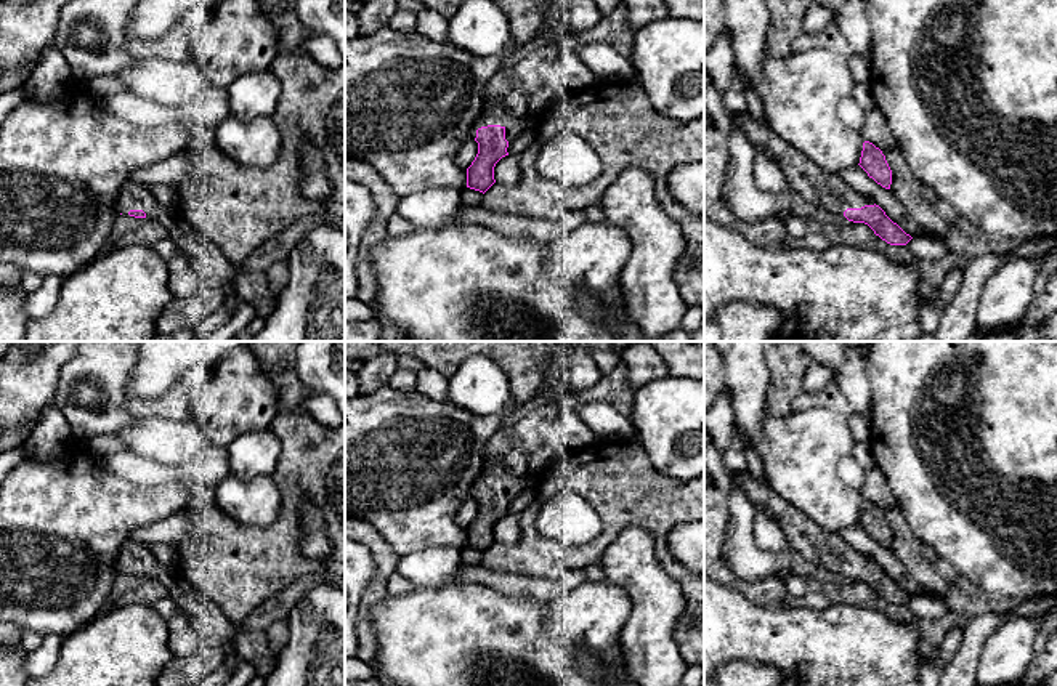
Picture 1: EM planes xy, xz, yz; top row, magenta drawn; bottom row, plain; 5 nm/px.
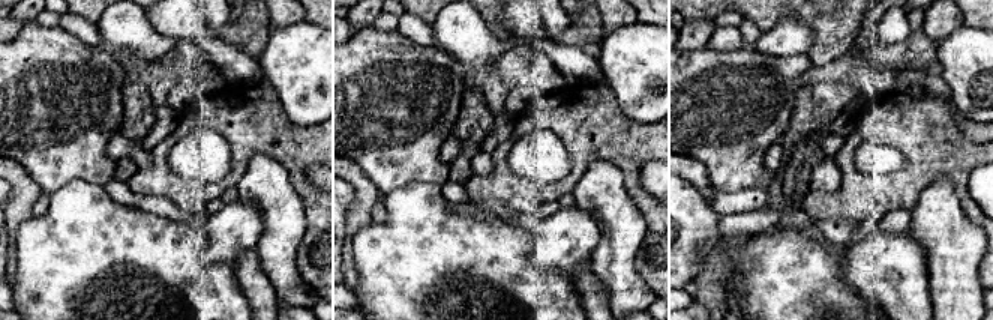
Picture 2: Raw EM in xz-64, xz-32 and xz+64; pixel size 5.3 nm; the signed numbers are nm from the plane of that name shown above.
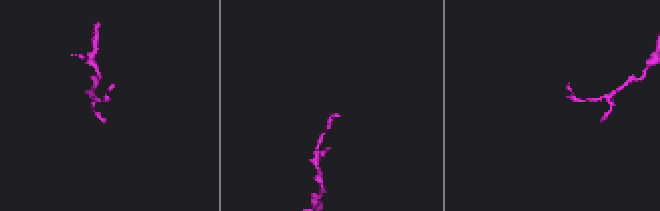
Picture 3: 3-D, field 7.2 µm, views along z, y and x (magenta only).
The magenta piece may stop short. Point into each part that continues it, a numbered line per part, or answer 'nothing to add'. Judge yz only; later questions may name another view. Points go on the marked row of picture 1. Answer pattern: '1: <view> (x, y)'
1: yz (815, 185)

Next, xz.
1: xz (493, 112)

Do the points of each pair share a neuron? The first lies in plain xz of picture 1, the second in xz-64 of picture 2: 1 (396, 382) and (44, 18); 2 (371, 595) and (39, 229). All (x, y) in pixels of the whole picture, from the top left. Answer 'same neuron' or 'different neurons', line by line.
1: same neuron
2: different neurons

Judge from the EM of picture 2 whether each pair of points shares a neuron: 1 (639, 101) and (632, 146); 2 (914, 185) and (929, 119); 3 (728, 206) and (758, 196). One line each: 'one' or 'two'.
1: two
2: one
3: one

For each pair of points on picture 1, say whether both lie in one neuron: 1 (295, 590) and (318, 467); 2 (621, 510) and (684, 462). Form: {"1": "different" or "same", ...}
{"1": "different", "2": "different"}

